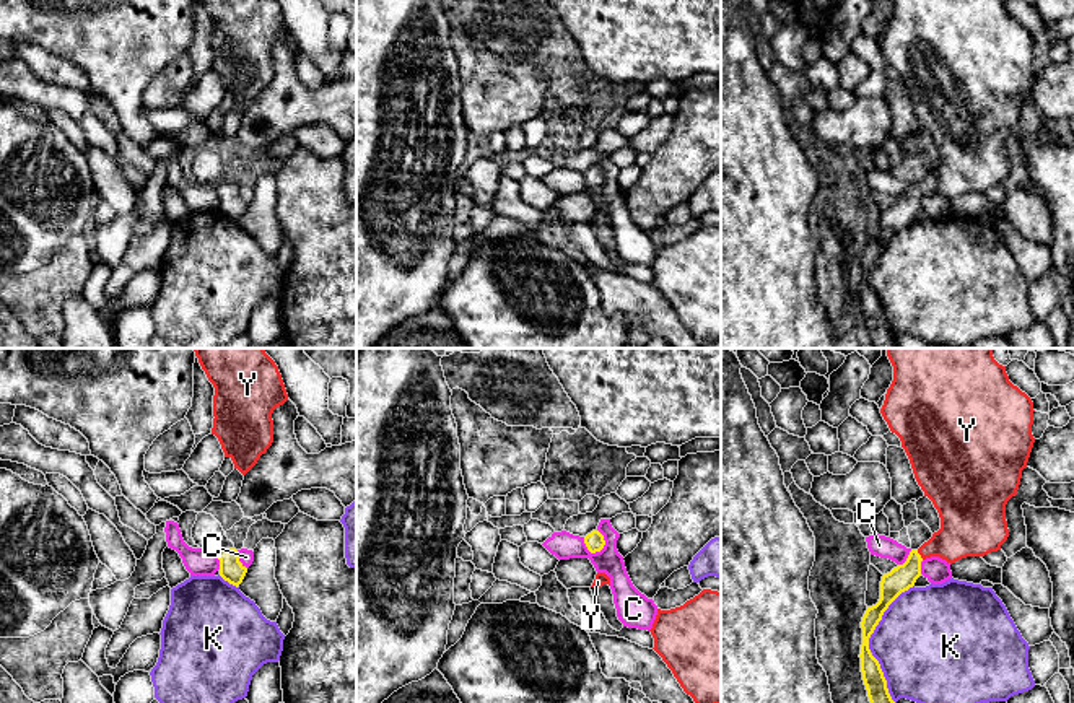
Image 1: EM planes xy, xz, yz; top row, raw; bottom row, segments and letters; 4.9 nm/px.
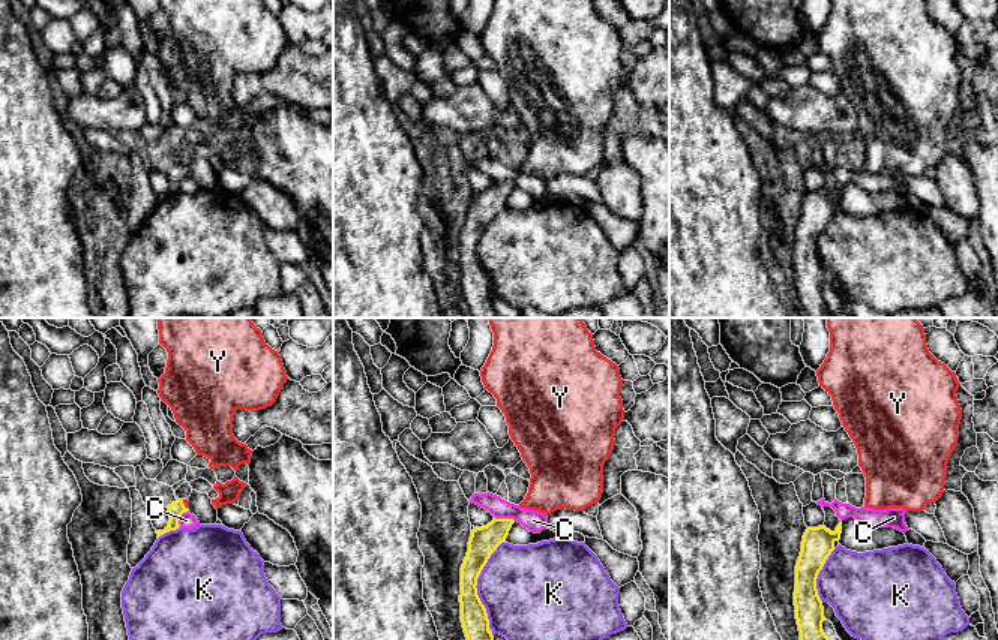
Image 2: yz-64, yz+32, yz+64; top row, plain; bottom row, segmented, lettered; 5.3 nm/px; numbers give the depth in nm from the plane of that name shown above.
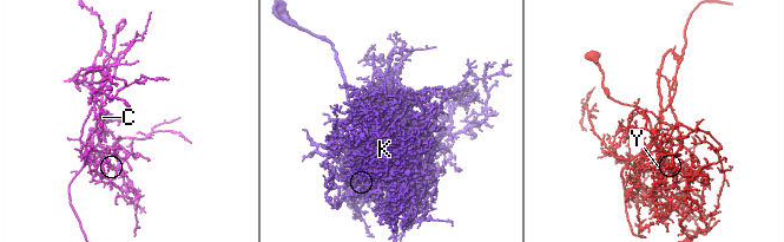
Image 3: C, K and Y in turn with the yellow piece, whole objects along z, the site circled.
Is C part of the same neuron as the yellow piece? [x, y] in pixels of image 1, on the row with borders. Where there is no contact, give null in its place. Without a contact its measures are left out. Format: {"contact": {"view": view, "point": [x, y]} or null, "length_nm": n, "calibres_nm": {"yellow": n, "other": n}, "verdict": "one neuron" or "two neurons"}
{"contact": {"view": "xz", "point": [604, 544]}, "length_nm": 130, "calibres_nm": {"yellow": 90, "other": 140}, "verdict": "two neurons"}

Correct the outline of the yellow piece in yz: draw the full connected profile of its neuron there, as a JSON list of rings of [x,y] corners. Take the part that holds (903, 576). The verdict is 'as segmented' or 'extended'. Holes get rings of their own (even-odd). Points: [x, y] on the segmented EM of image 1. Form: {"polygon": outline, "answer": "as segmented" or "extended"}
{"polygon": [[[887,348],[887,356],[893,366],[893,381],[887,389],[880,413],[890,431],[900,438],[924,496],[937,509],[941,529],[918,550],[911,550],[903,565],[882,576],[880,599],[875,605],[867,607],[862,617],[859,657],[871,703],[895,703],[888,693],[880,664],[869,649],[869,638],[882,620],[884,612],[902,592],[915,586],[921,576],[923,560],[939,557],[952,565],[967,557],[984,557],[1001,550],[1001,545],[1009,537],[1006,504],[1017,495],[1022,470],[1027,467],[1035,443],[1032,434],[1033,402],[1009,381],[1006,366],[994,360],[993,348]]], "answer": "extended"}

